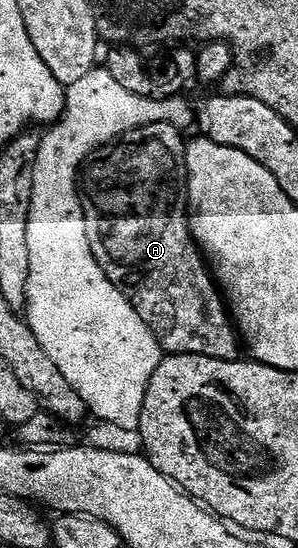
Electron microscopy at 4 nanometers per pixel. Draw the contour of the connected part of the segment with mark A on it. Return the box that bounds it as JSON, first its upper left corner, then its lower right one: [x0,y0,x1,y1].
[81,124,241,360]

